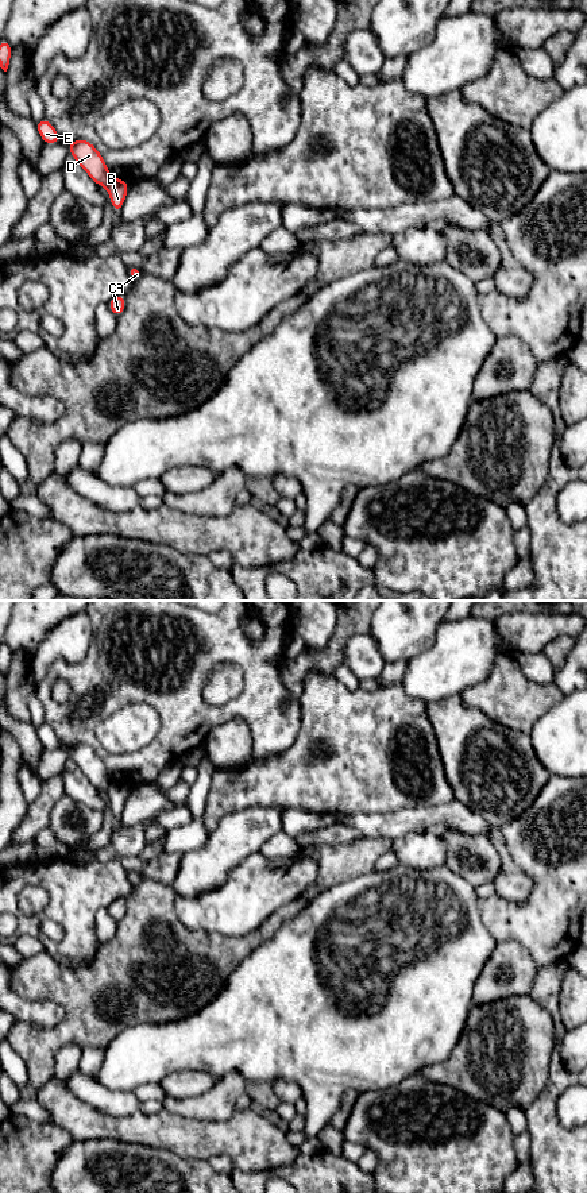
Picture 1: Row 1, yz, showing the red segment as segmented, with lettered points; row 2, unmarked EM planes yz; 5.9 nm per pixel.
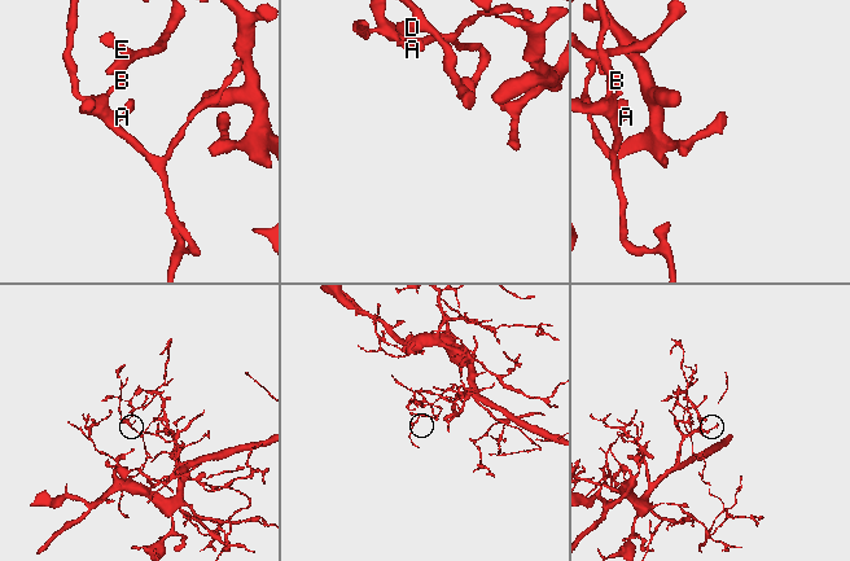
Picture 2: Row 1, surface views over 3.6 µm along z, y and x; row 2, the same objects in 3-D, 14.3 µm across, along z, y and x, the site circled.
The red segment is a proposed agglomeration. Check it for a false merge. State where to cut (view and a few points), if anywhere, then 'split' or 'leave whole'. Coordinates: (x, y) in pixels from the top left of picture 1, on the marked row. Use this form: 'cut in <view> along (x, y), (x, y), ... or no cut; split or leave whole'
cut in yz along (111, 177), (105, 185); split

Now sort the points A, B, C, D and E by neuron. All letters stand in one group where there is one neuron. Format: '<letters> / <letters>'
A B C / D E

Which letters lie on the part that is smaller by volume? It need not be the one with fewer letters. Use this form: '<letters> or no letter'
A, B, C

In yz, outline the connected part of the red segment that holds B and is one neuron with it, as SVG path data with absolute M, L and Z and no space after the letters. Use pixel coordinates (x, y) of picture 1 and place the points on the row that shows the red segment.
M111 177L107 190L111 198L112 208L116 215L119 215L123 209L123 204L125 200L125 196L128 193L128 181L121 181L119 178Z

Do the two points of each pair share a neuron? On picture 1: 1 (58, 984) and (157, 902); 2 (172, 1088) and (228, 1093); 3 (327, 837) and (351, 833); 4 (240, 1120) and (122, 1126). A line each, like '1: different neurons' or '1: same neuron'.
1: same neuron
2: different neurons
3: same neuron
4: same neuron

